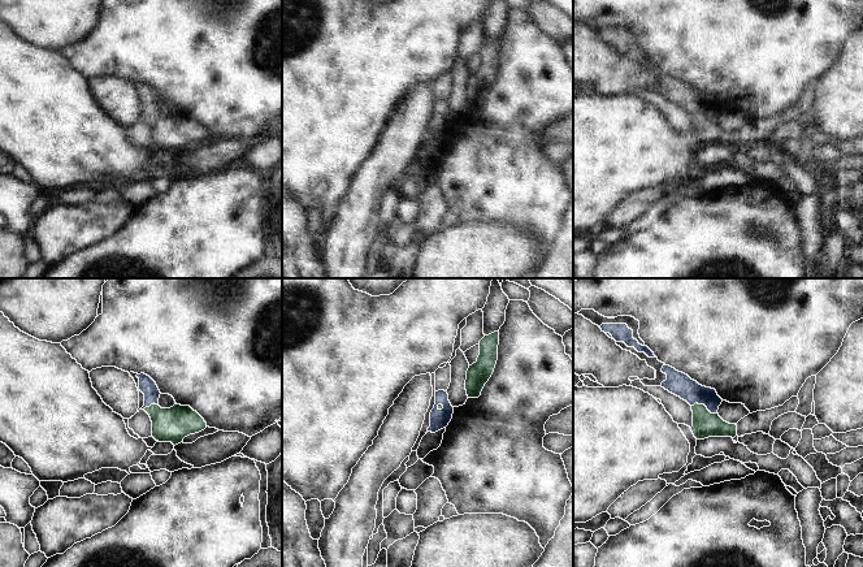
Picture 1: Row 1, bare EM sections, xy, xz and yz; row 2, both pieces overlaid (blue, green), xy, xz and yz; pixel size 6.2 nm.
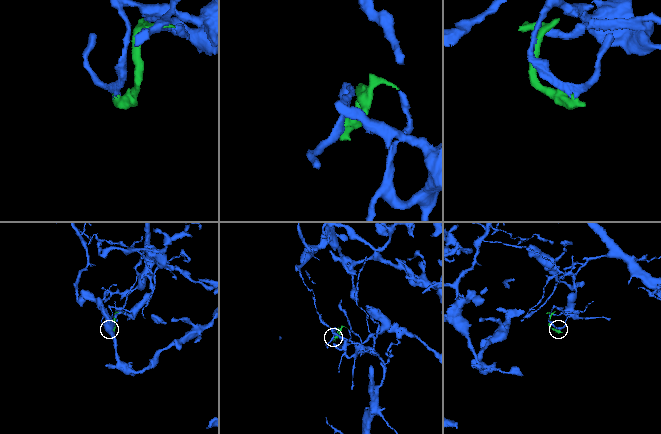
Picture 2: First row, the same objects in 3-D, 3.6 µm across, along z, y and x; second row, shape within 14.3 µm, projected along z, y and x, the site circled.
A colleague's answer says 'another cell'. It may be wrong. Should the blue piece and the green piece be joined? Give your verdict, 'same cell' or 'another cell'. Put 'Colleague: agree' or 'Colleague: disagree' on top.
Colleague: disagree
same cell

